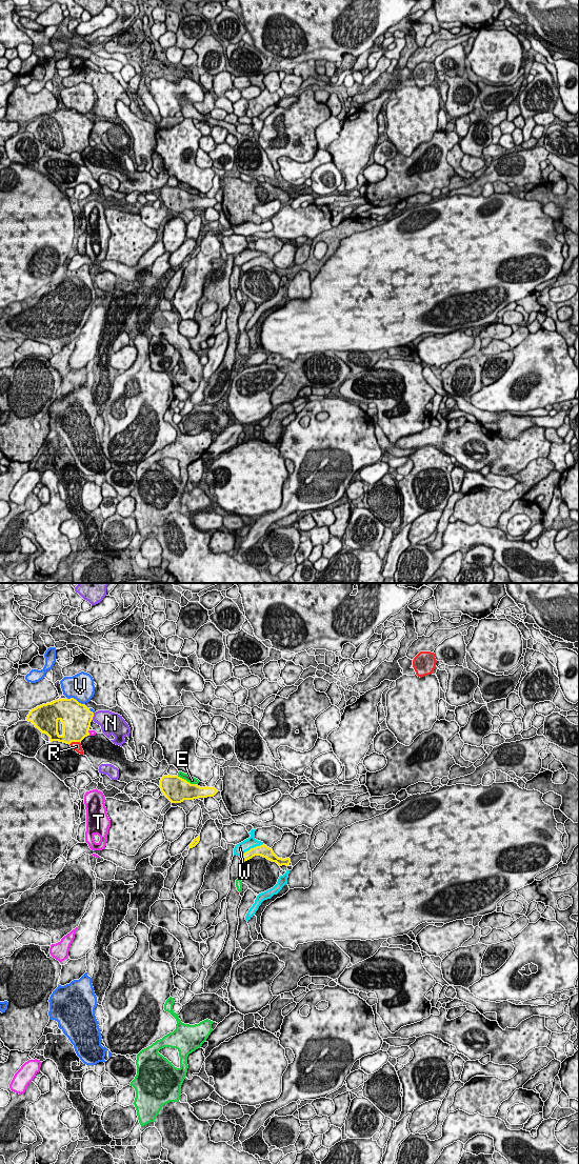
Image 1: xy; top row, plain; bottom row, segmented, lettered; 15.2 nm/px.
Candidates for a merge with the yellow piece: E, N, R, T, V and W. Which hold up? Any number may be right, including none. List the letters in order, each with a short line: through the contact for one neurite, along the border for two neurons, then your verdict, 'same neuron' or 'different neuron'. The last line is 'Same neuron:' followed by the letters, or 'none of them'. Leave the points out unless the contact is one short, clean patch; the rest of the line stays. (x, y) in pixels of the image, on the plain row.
E: different neuron
N: different neuron
R: different neuron
T: different neuron
V: different neuron
W: different neuron
Same neuron: none of them

